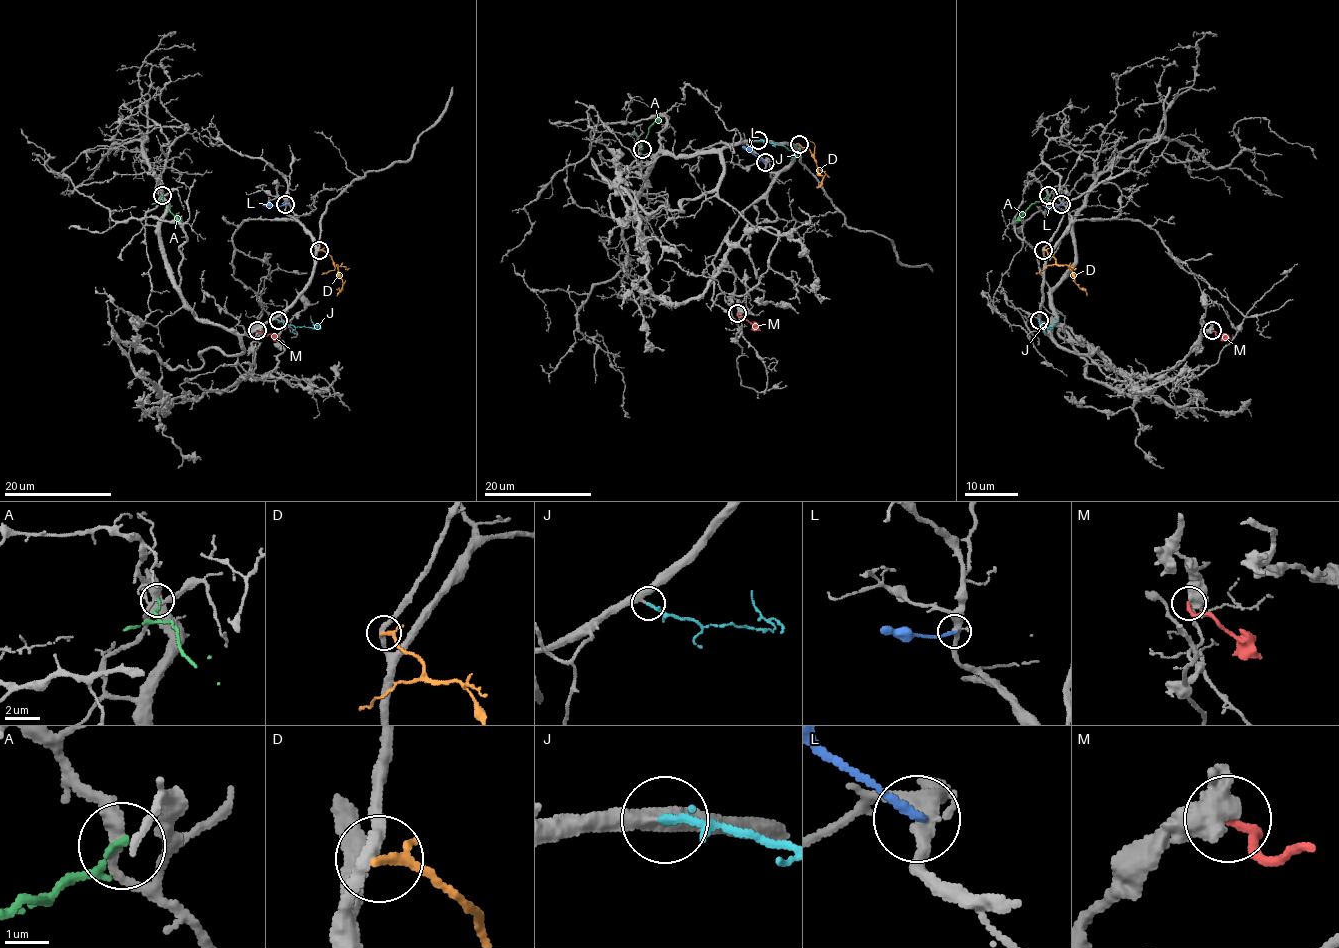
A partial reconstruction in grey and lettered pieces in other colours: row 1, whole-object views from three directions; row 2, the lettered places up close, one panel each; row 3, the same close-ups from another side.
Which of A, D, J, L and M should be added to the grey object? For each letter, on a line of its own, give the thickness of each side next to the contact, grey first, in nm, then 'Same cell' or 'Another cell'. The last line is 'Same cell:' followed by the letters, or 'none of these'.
A: Thickness 320 nm (grey) against 160 nm. Another cell
D: Thickness 280 nm (grey) against 150 nm. Another cell
J: Thickness 340 nm (grey) against 180 nm. Same cell
L: Thickness 260 nm (grey) against 200 nm. Another cell
M: Thickness 550 nm (grey) against 190 nm. Another cell
Same cell: J

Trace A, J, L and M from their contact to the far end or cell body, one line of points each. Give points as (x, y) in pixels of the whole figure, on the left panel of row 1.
A: (162, 195), (168, 209), (182, 221)
J: (278, 320), (296, 327), (313, 328), (316, 327), (311, 316)
L: (285, 205), (262, 203)
M: (257, 331), (280, 339)

